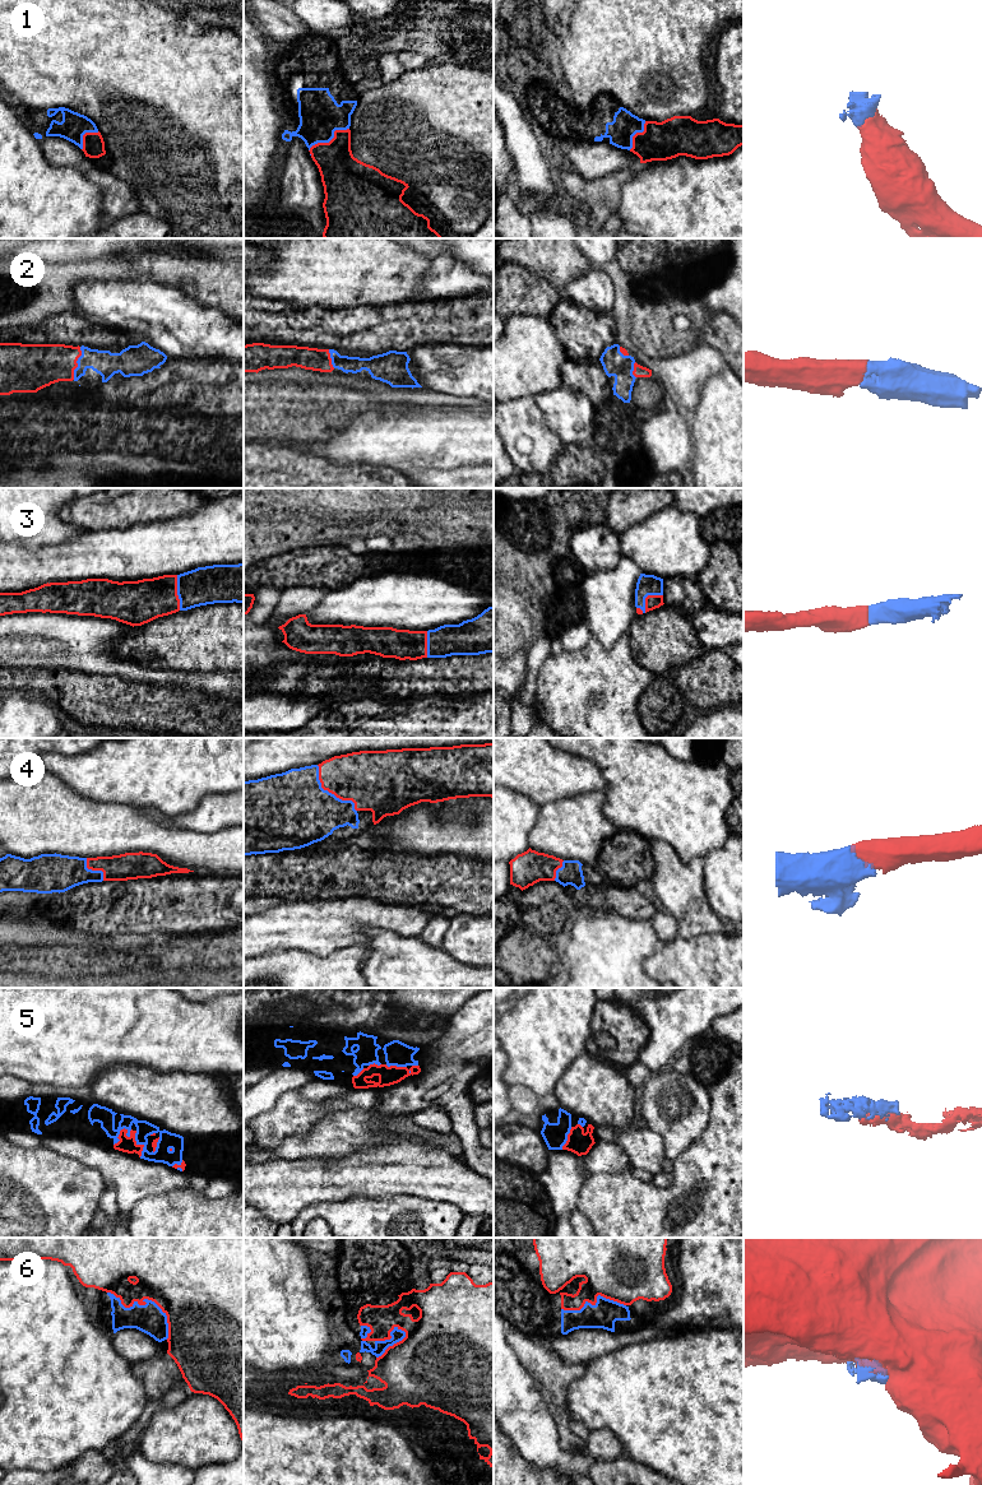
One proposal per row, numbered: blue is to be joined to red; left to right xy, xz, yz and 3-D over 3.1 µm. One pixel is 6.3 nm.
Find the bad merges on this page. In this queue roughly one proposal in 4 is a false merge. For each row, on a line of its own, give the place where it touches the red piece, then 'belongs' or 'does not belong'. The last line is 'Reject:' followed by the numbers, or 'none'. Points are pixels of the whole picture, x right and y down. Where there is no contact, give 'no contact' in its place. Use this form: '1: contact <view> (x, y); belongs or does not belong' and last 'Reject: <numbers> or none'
1: contact xz (330, 140); belongs
2: contact xy (77, 363); belongs
3: contact yz (645, 599); belongs
4: contact xz (330, 792); belongs
5: contact xy (120, 1132); belongs
6: contact xy (146, 1298); does not belong
Reject: 6

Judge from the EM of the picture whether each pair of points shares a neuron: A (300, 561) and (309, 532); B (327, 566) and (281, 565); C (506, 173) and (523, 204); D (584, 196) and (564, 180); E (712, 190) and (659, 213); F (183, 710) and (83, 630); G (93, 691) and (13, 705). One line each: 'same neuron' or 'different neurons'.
A: different neurons
B: same neuron
C: same neuron
D: same neuron
E: same neuron
F: different neurons
G: different neurons

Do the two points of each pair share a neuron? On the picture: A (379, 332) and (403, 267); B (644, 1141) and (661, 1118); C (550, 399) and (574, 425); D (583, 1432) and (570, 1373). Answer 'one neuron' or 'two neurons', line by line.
A: two neurons
B: two neurons
C: one neuron
D: two neurons

